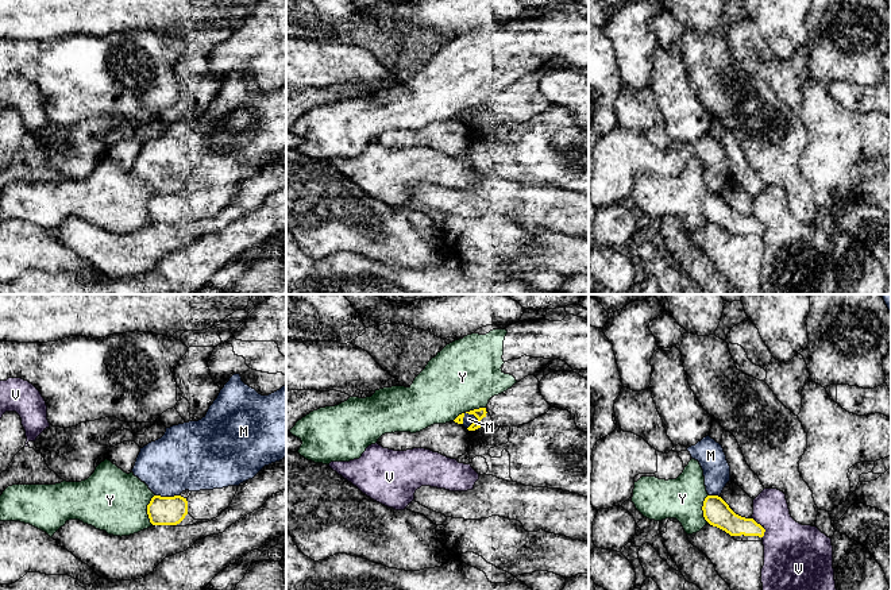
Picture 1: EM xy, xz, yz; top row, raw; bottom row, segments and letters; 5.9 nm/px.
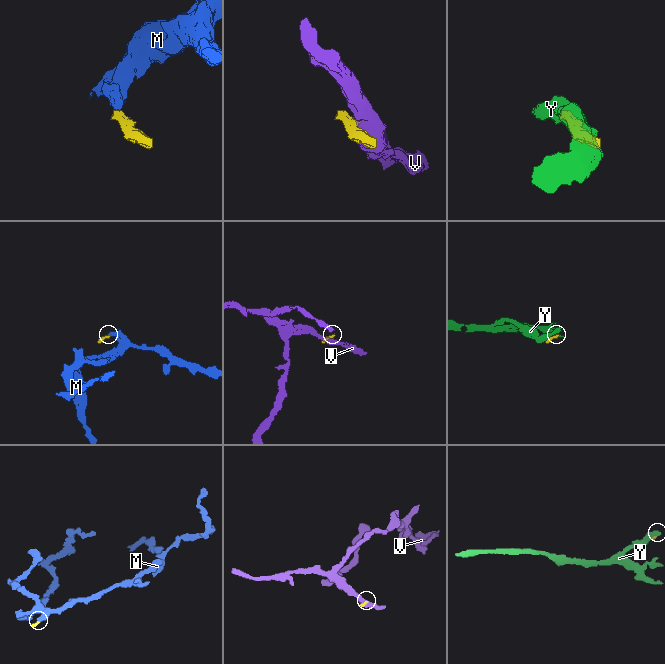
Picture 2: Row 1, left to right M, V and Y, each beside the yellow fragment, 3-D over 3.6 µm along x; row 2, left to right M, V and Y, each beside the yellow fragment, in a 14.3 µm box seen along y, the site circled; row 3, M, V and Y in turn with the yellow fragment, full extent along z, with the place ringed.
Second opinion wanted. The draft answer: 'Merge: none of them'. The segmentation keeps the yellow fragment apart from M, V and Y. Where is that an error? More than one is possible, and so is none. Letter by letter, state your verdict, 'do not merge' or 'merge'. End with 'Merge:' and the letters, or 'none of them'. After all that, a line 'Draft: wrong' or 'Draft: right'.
M: do not merge
V: do not merge
Y: do not merge
Merge: none of them
Draft: right

